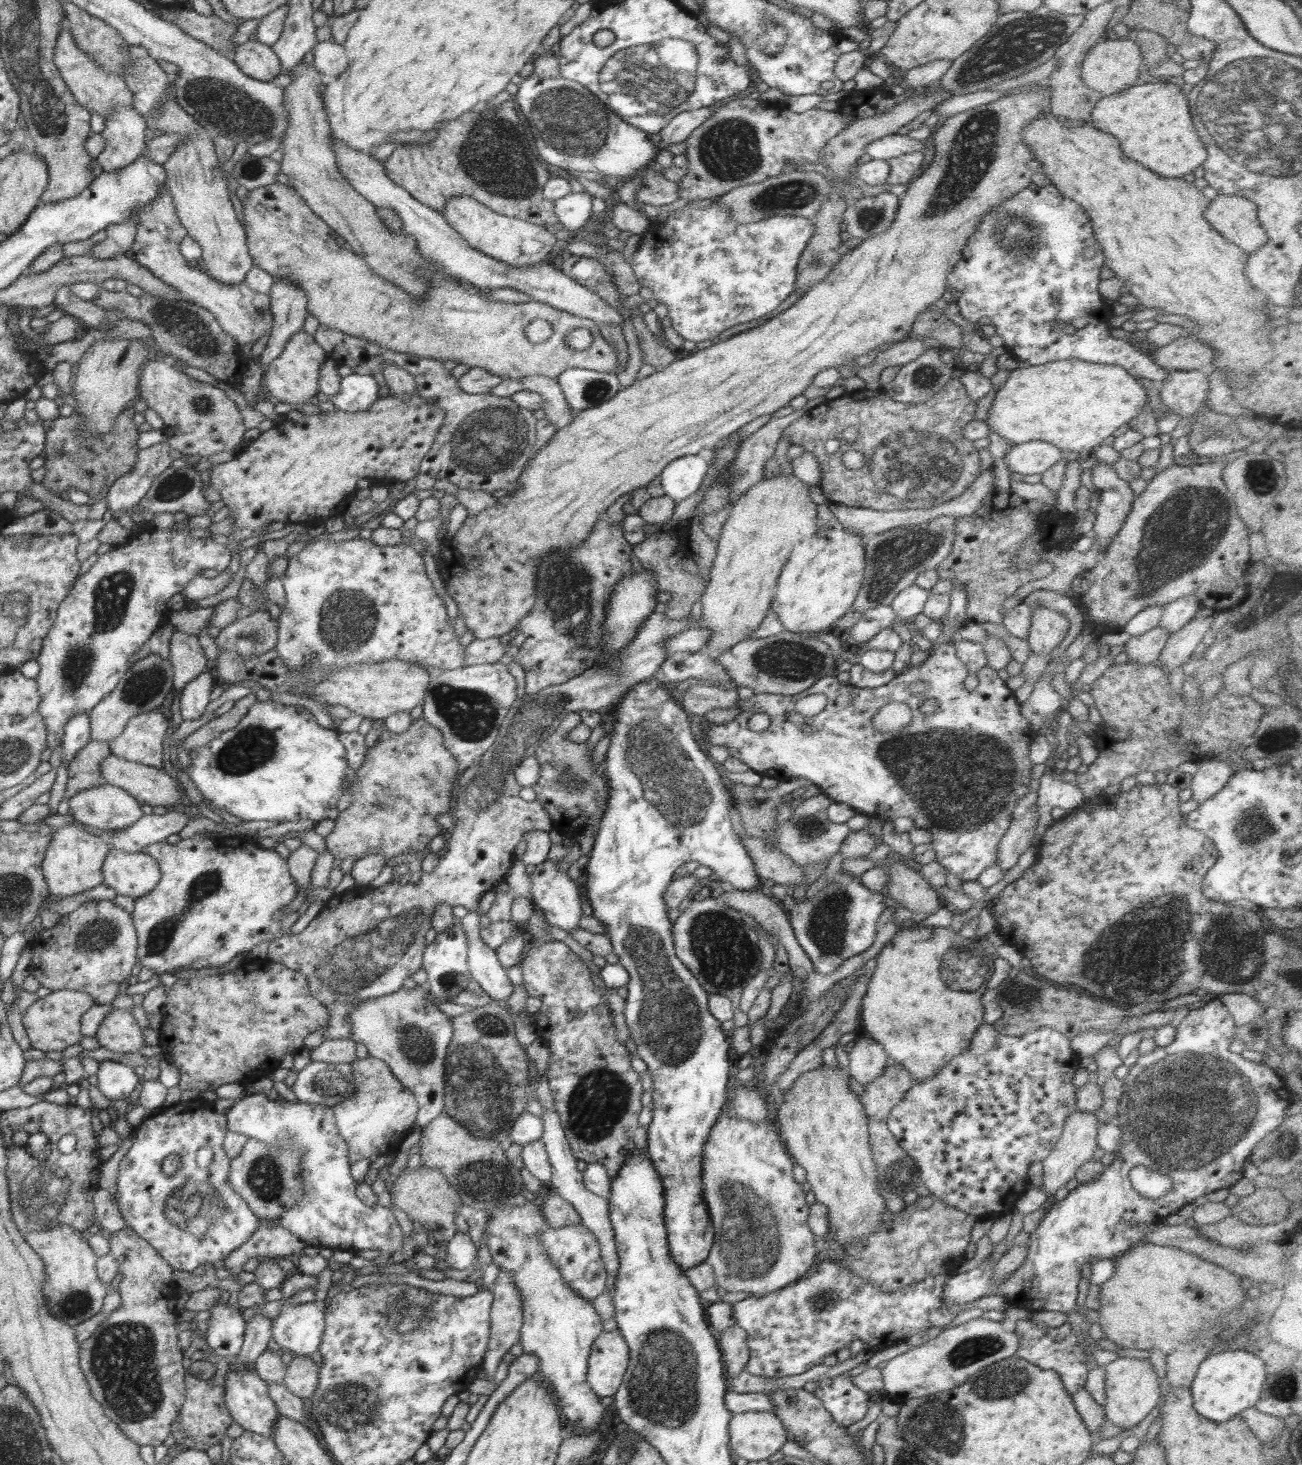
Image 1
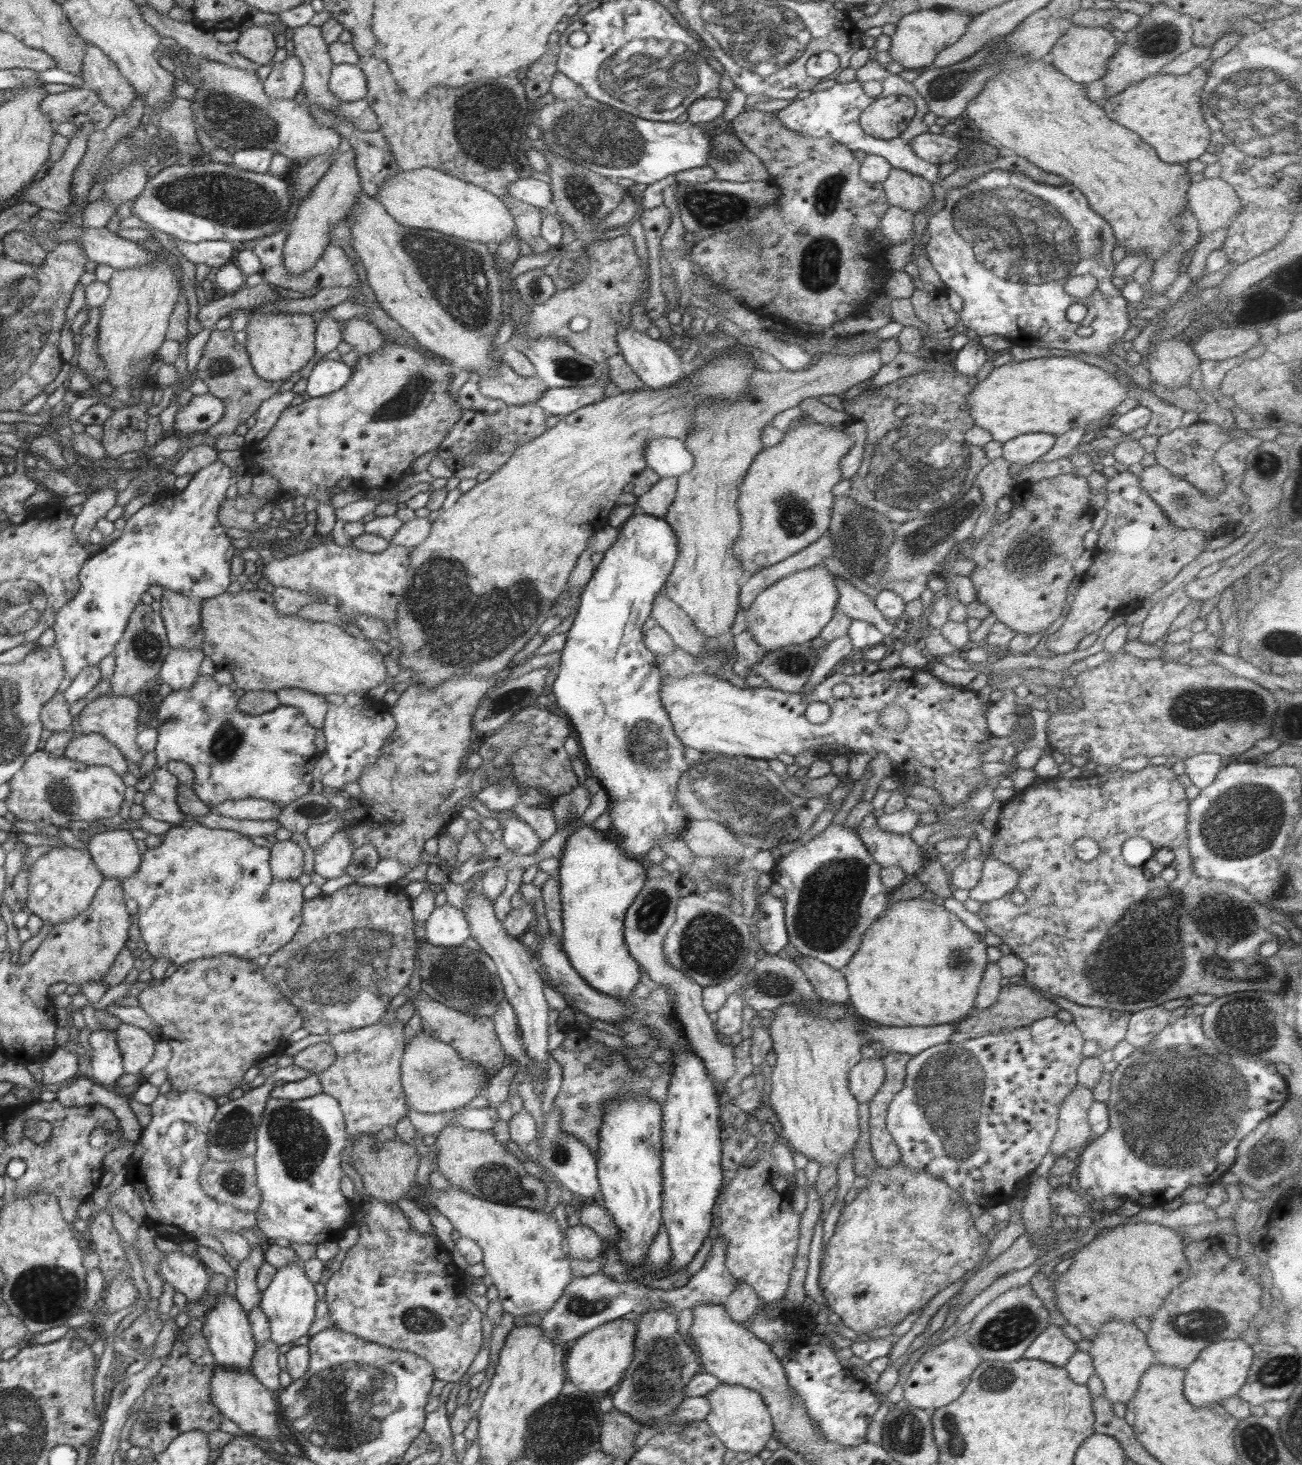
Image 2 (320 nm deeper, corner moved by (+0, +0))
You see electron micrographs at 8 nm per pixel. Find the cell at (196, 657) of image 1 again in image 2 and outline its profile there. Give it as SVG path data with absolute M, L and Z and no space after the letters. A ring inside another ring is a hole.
M163 588L162 616L169 646L176 650L202 650L202 604L182 593Z

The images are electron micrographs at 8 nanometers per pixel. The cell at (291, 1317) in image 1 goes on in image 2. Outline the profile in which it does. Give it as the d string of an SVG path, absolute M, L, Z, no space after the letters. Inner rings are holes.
M290 1263L277 1268L272 1282L266 1290L261 1291L262 1296L259 1307L270 1321L271 1339L278 1345L290 1345L298 1338L308 1335L312 1323L317 1323L316 1314L316 1291L314 1283L307 1277L301 1264Z

